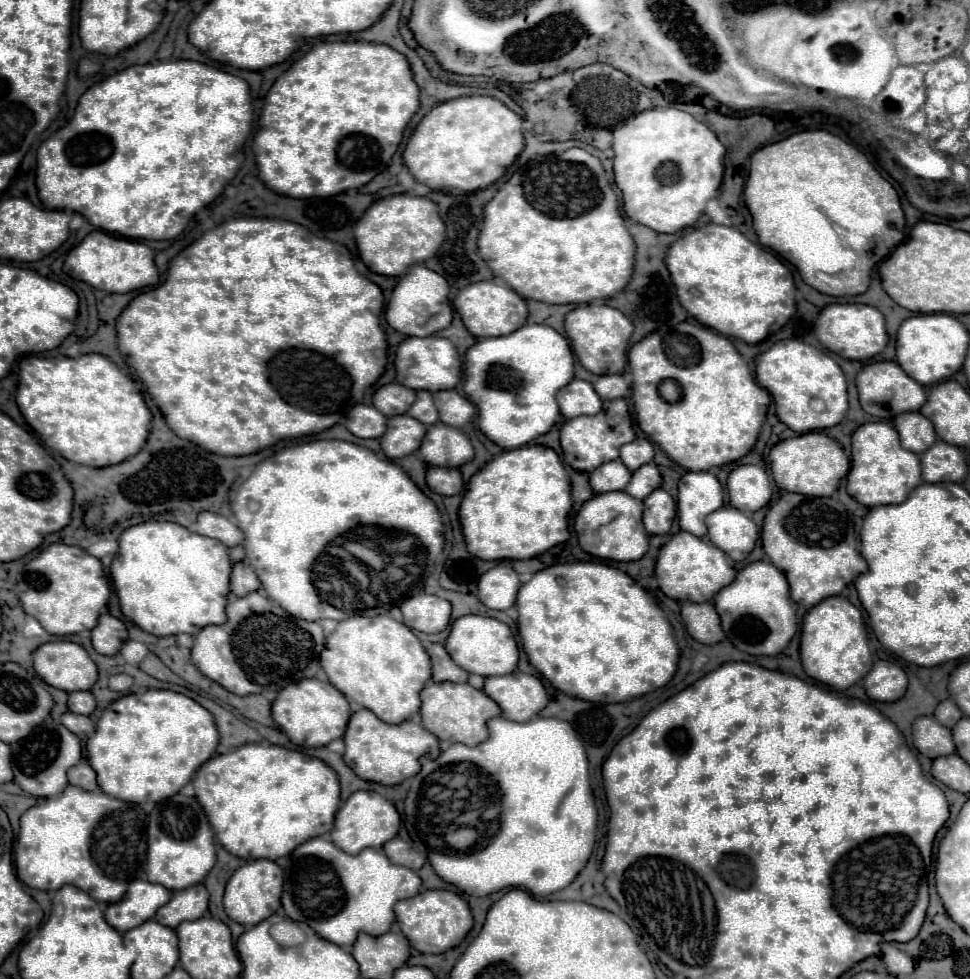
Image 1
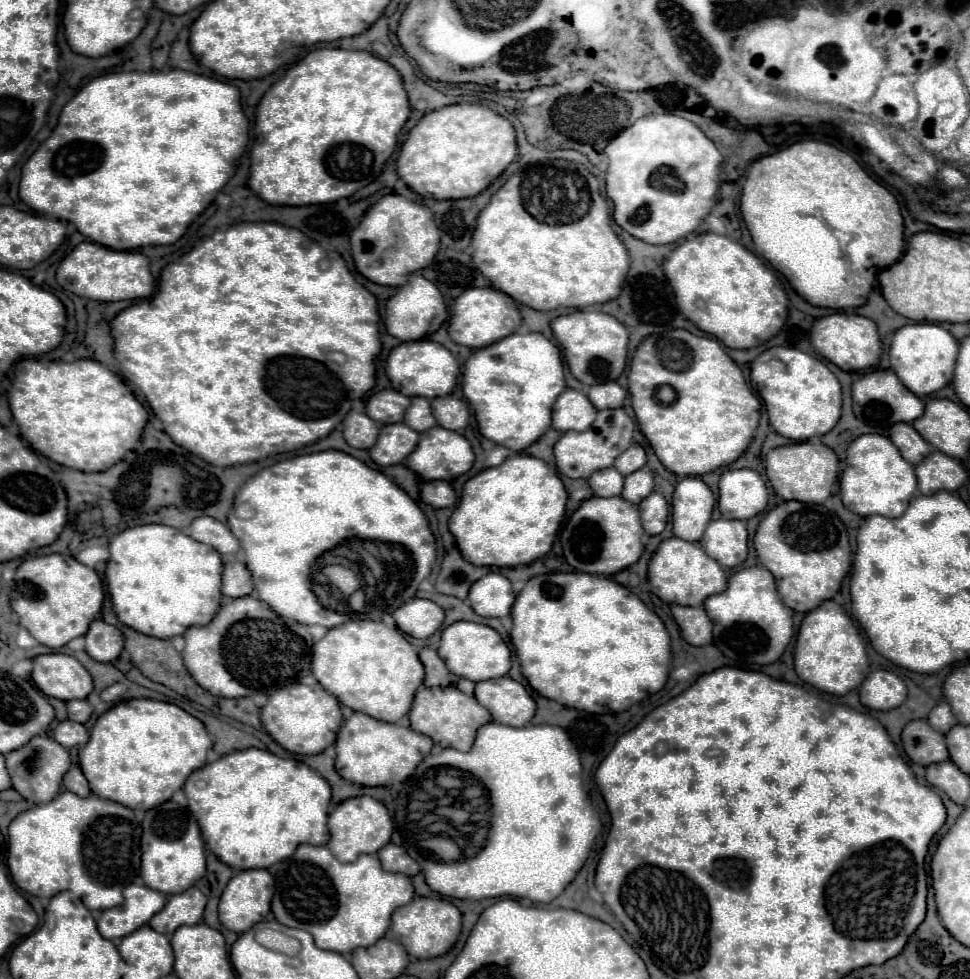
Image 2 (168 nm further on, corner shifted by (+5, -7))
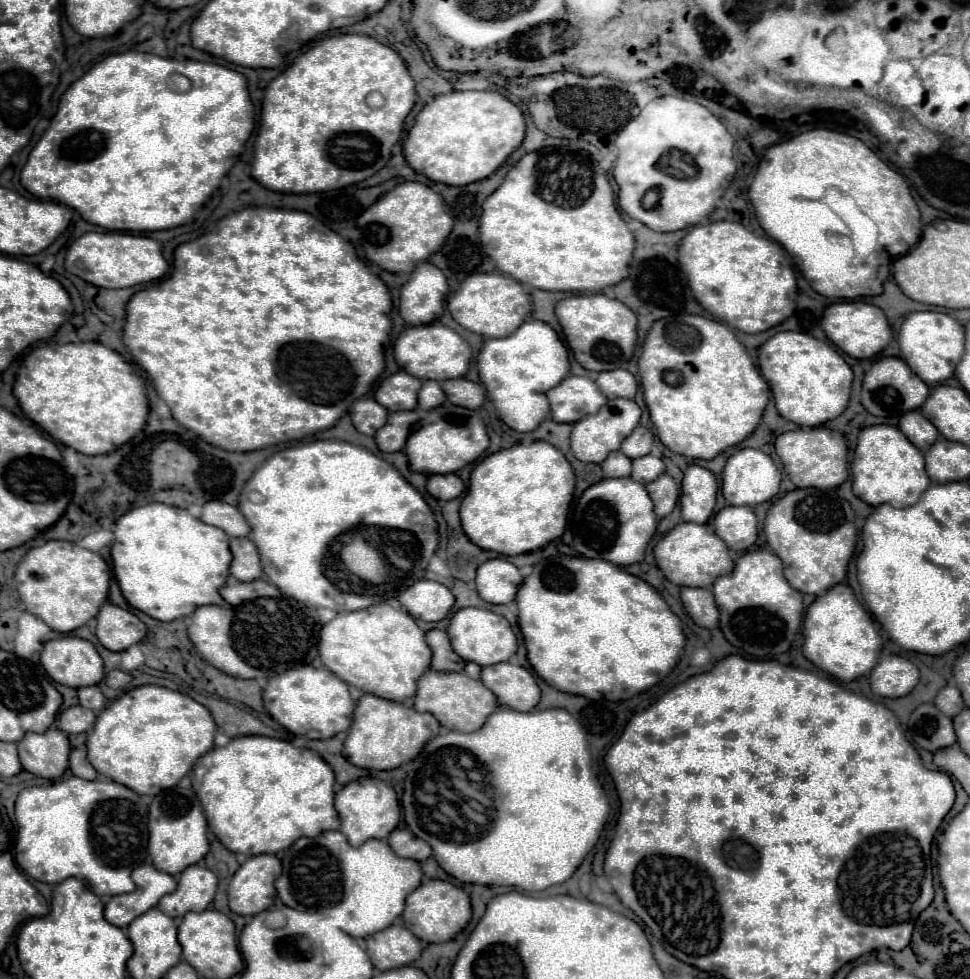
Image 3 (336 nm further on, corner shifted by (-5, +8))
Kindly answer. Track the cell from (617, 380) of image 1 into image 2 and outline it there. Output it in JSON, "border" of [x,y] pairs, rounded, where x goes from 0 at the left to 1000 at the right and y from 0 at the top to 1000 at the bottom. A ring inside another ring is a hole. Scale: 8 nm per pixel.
{"border":[[[624,390],[624,392],[615,392],[609,394],[605,400],[609,413],[615,419],[624,419],[624,417],[640,417],[642,409],[644,409],[644,398],[636,392],[636,390]]]}

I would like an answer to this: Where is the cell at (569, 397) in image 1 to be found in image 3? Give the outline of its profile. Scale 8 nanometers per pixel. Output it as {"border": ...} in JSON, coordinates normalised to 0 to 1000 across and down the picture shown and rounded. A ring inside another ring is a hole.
{"border":[[[587,383],[572,397],[564,399],[568,412],[568,426],[576,432],[593,432],[603,424],[615,422],[626,406],[618,401],[618,395],[607,385]]]}

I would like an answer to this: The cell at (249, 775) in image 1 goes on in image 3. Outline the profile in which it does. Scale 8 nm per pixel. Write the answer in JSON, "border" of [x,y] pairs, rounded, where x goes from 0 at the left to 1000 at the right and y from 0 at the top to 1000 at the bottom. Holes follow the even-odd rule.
{"border":[[[253,751],[232,763],[220,763],[195,790],[209,822],[215,847],[240,871],[269,873],[300,865],[308,855],[327,855],[331,849],[349,847],[343,824],[343,785],[321,765],[306,765],[298,757]]]}

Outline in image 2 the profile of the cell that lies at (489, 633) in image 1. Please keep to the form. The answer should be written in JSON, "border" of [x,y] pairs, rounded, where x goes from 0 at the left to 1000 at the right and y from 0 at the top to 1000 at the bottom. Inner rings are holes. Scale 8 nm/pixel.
{"border":[[[469,635],[461,639],[455,648],[455,658],[453,658],[453,670],[459,674],[459,680],[486,697],[496,697],[496,695],[506,695],[512,691],[521,691],[527,682],[527,666],[519,652],[504,639],[500,637],[490,637],[490,635]]]}

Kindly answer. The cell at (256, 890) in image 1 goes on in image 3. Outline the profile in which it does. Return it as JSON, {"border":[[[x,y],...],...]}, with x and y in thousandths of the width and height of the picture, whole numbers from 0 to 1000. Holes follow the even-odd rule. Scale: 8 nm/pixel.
{"border":[[[284,873],[257,875],[240,894],[234,914],[236,926],[244,935],[265,935],[284,922],[284,898],[290,879]]]}

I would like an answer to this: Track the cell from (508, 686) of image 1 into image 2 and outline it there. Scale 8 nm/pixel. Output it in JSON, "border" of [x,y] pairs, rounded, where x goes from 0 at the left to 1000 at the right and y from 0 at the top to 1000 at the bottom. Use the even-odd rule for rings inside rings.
{"border":[[[525,691],[490,699],[490,713],[500,721],[508,735],[523,742],[541,742],[552,729],[552,715]]]}

